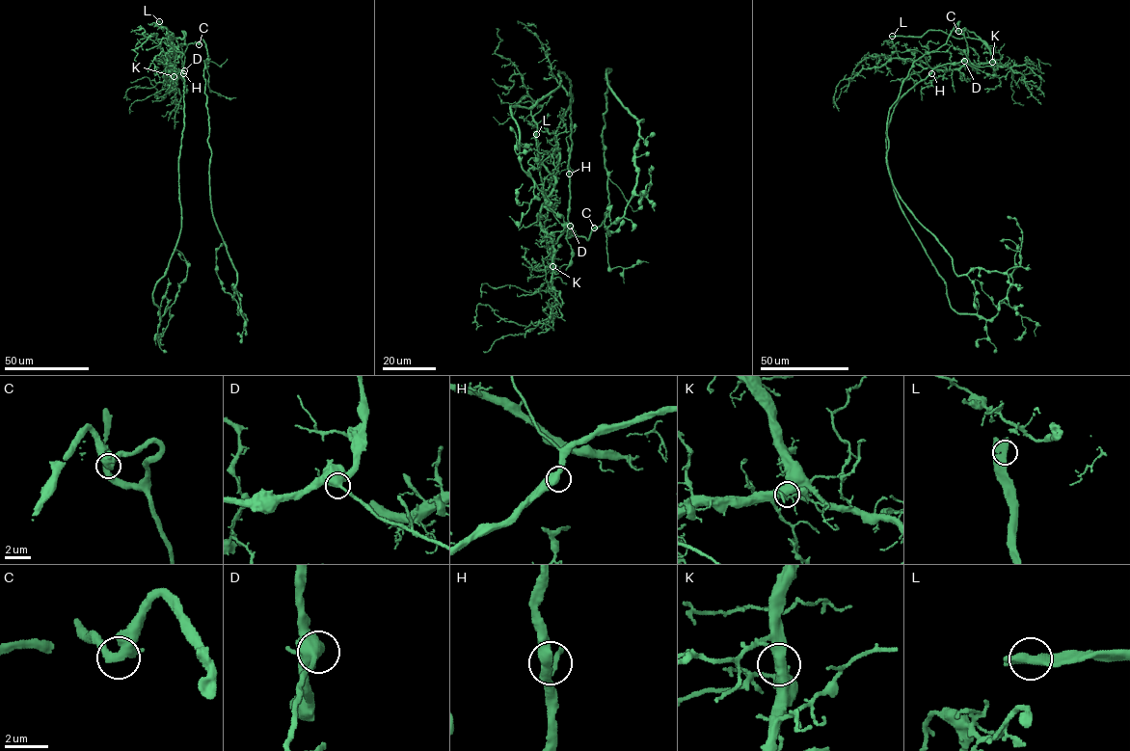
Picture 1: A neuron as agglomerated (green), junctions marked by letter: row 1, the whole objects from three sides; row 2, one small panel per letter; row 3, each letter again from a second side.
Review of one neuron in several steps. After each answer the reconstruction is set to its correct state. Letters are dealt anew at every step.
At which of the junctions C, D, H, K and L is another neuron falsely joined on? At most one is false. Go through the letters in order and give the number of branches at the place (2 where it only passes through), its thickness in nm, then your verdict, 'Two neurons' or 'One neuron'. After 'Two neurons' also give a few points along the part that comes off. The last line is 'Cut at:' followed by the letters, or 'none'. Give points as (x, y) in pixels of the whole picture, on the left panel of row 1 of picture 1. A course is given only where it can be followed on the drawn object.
C: Branches: 2. Thickness 500 nm. One neuron
D: Branches: 2. Thickness 460 nm. One neuron
H: Branches: 2. Thickness 480 nm. One neuron
K: Branches: 2. Thickness 550 nm. One neuron
L: Branches: 2. Thickness 550 nm. One neuron
Cut at: none

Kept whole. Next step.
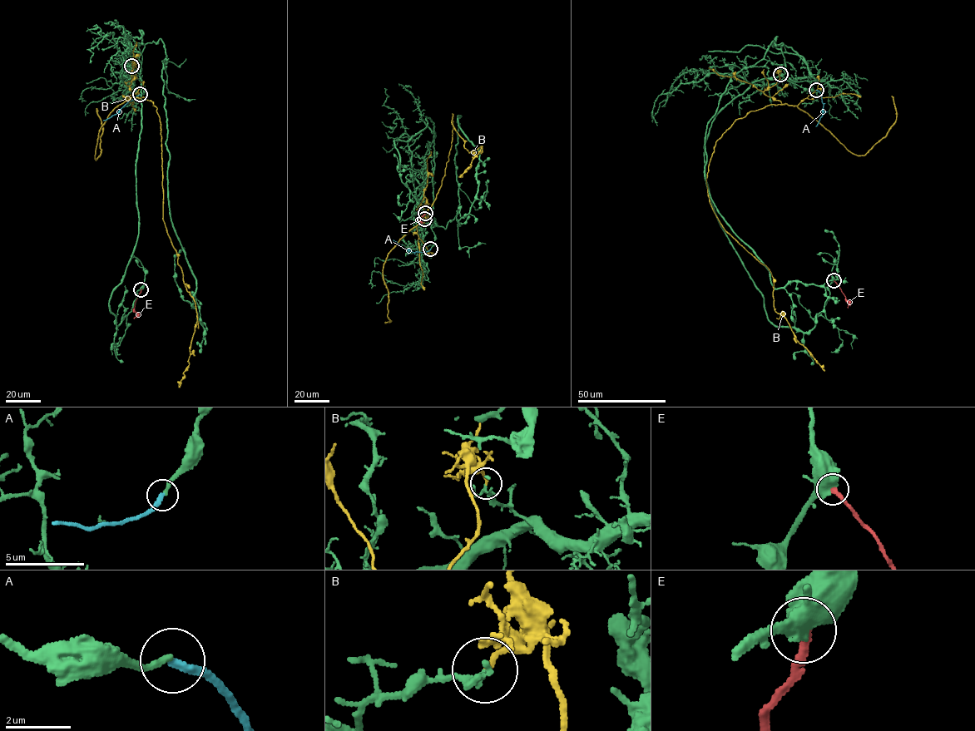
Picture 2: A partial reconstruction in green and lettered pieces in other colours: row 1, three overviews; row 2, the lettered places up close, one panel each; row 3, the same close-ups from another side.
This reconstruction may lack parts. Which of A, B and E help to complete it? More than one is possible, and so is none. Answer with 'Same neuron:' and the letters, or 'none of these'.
Same neuron: A, E

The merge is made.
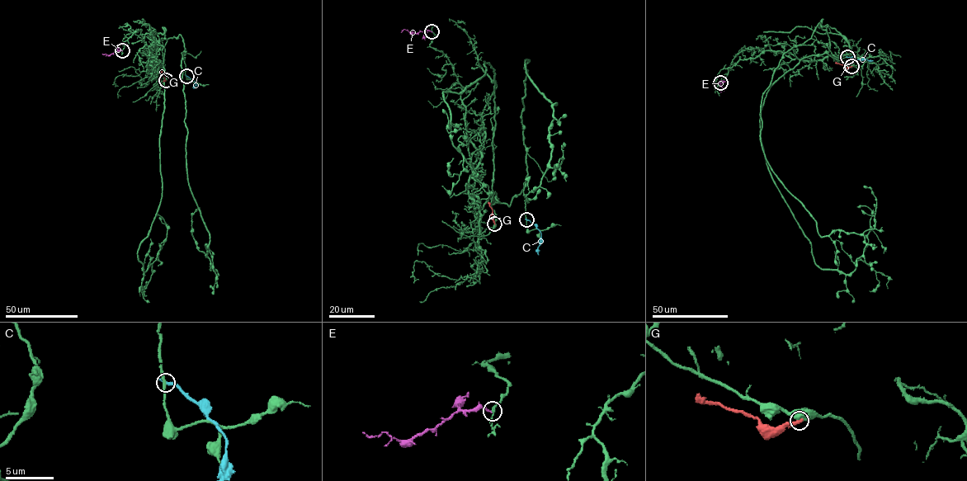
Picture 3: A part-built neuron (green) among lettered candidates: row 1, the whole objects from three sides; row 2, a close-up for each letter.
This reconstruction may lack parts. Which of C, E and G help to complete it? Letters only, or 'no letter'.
no letter

